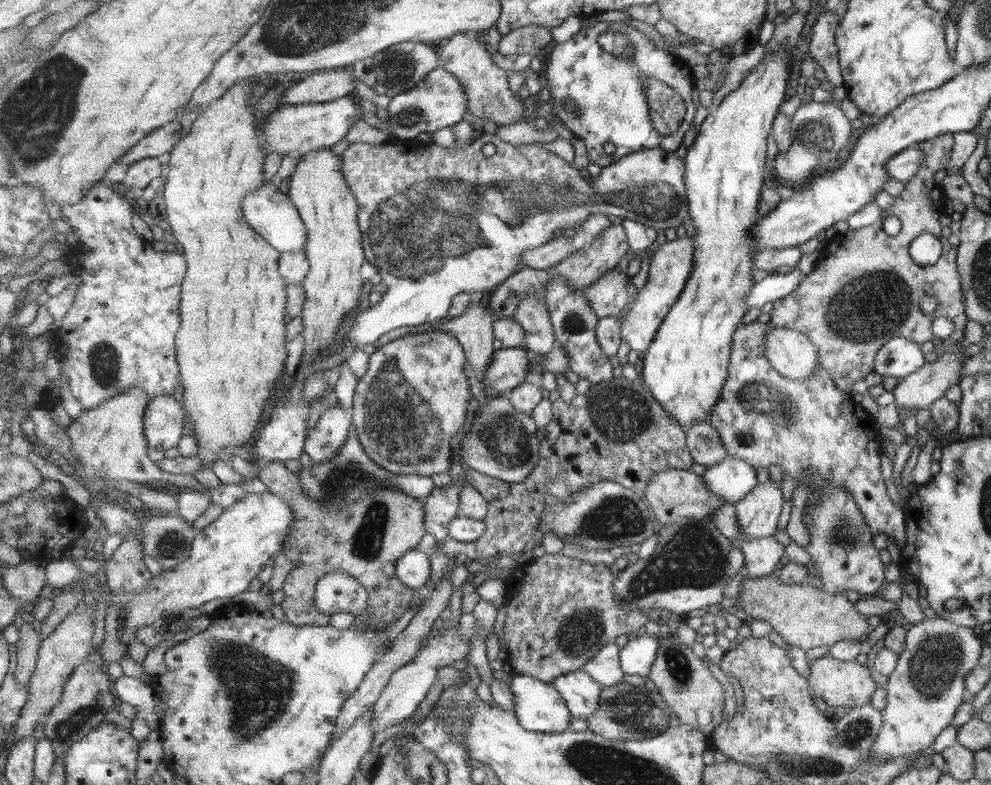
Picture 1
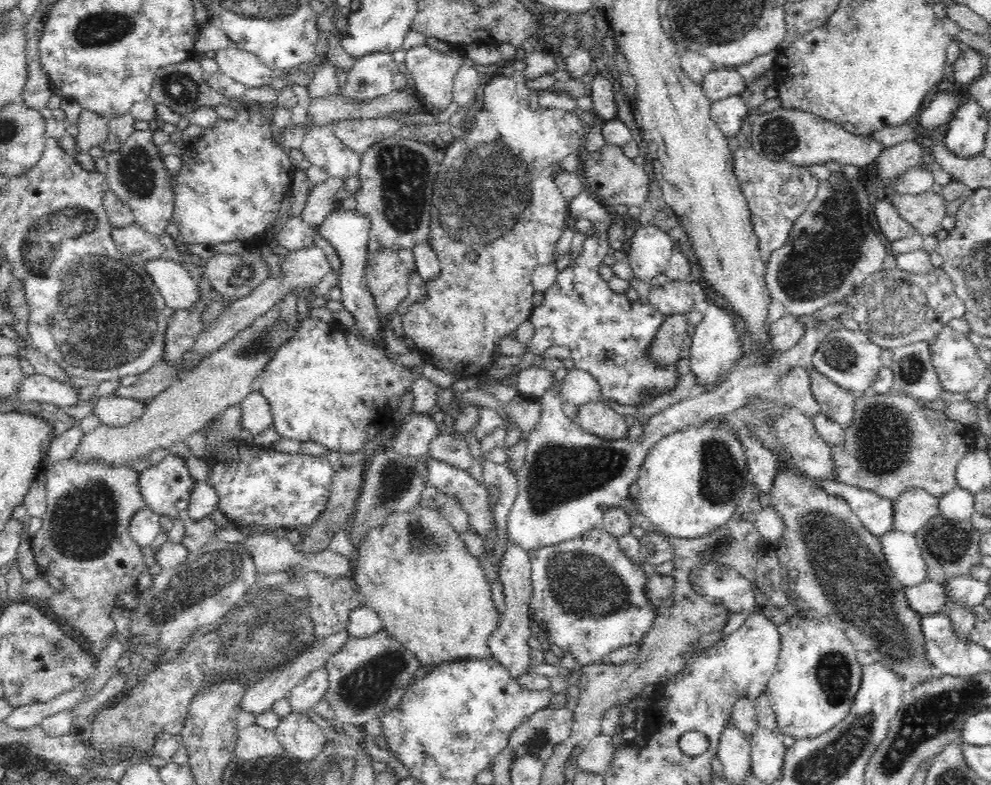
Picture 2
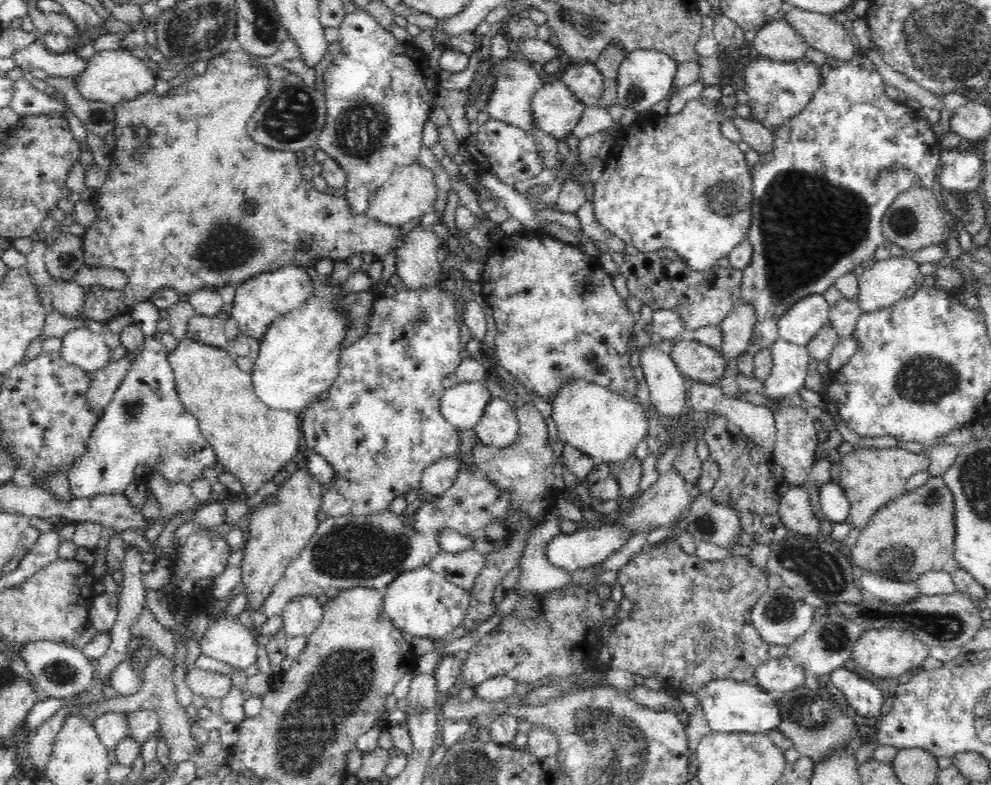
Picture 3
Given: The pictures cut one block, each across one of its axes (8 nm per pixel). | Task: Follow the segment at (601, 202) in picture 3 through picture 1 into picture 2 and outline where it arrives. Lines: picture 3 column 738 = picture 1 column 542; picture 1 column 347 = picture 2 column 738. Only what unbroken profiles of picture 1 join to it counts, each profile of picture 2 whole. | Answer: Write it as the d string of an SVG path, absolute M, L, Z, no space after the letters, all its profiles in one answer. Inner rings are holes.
M741 146L734 151L734 172L751 210L752 224L759 238L760 250L766 255L782 248L794 226L794 220L806 210L816 196L820 180L810 170L788 162L776 162L753 150ZM711 302L701 307L703 319L691 332L691 347L686 351L690 369L696 375L696 385L702 393L714 393L726 382L742 358L743 346L738 339L735 323L730 314Z

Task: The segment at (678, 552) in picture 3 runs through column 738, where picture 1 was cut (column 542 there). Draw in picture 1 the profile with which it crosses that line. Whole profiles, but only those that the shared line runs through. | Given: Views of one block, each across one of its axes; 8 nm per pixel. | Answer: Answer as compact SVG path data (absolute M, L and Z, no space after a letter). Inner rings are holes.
M562 552L535 557L518 566L507 581L505 604L508 615L503 627L503 638L509 648L507 663L519 675L529 675L552 683L558 676L583 669L603 647L615 643L619 636L643 628L650 618L616 598L615 577L606 564L579 560Z

